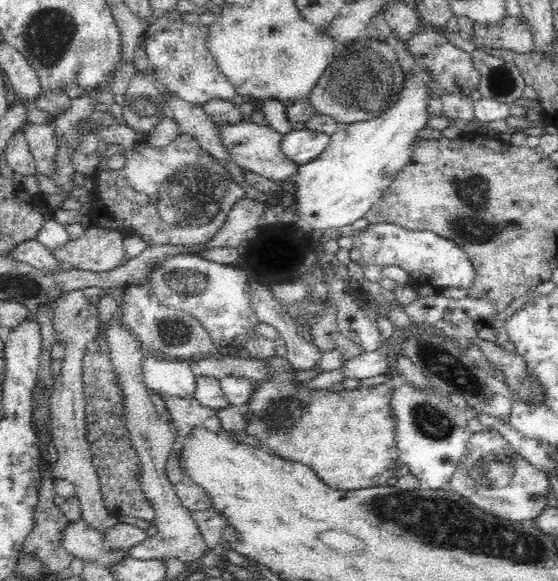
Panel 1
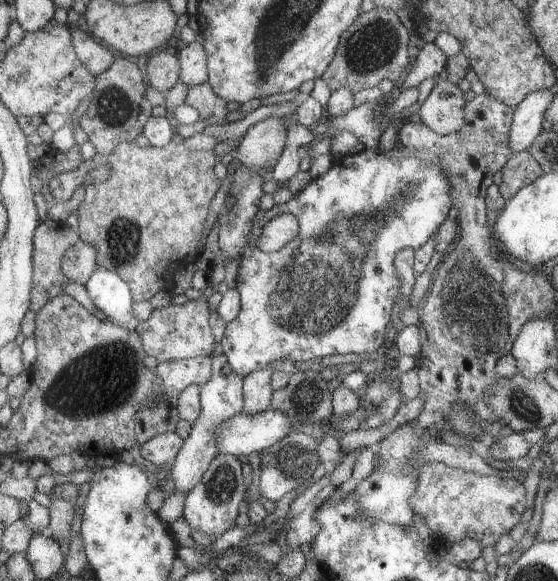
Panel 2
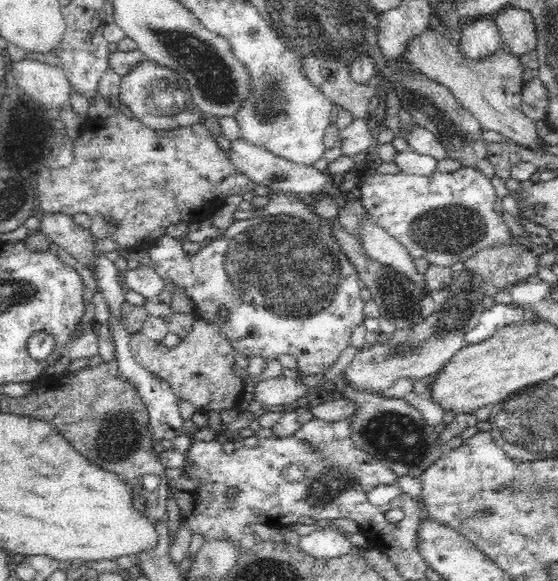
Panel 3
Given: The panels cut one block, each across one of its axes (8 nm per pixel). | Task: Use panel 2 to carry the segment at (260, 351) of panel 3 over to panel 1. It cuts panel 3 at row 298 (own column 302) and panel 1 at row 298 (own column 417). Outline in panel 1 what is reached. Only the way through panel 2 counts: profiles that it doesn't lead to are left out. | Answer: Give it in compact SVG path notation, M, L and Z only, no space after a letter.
M174 254L174 256L168 256L153 271L147 286L153 290L160 304L168 308L183 310L199 320L215 346L230 345L233 347L238 346L238 343L234 341L238 336L250 334L256 326L264 326L264 321L260 321L260 318L256 317L254 309L250 306L250 297L248 297L250 280L247 270L236 265L219 264L212 260L206 260L200 255Z

